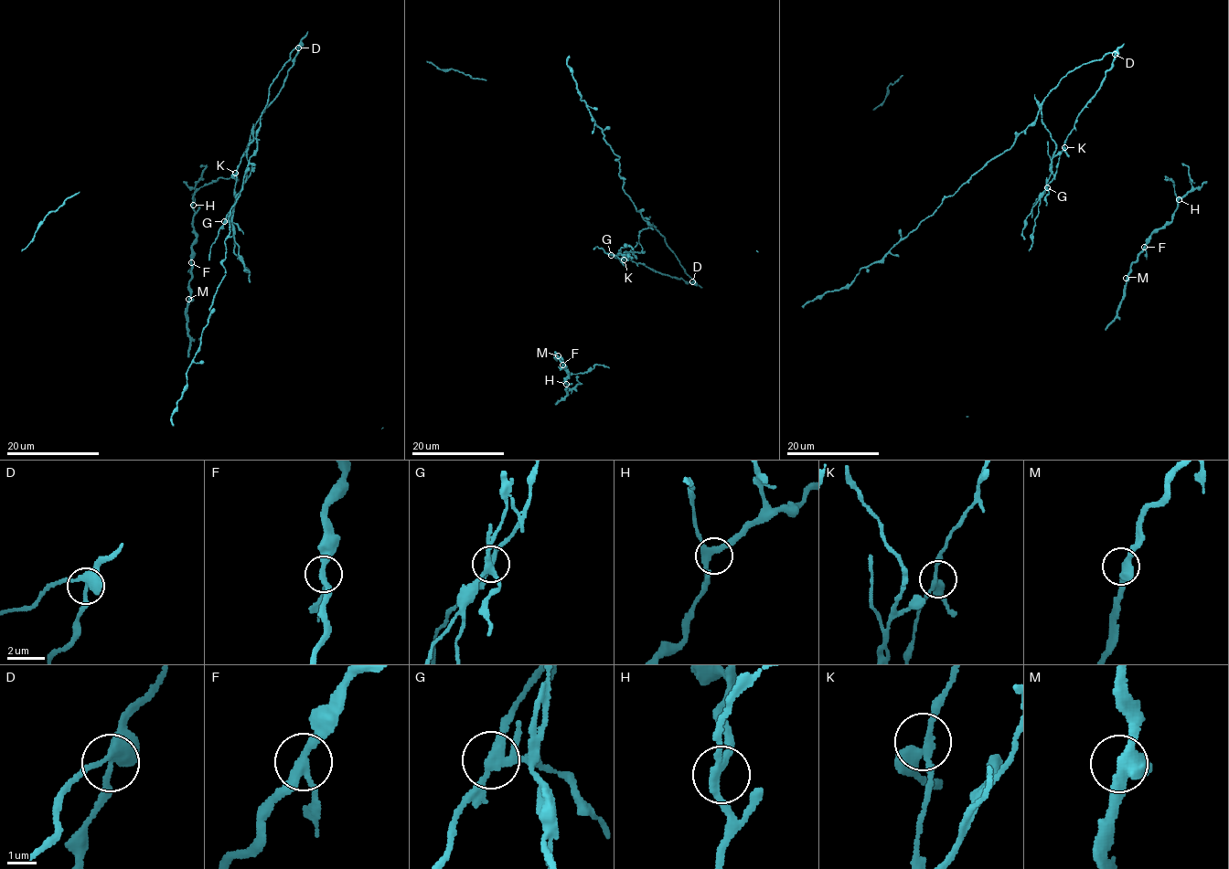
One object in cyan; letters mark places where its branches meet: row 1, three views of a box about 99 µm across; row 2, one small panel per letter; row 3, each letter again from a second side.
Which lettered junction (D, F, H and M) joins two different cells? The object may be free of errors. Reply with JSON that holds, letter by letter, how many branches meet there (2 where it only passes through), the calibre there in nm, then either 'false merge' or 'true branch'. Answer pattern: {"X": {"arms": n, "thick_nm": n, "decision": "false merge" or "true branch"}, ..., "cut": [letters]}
{"D": {"arms": 3, "thick_nm": 320, "decision": "false merge"}, "F": {"arms": 3, "thick_nm": 240, "decision": "true branch"}, "H": {"arms": 3, "thick_nm": 260, "decision": "true branch"}, "M": {"arms": 3, "thick_nm": 320, "decision": "true branch"}, "cut": ["D"]}

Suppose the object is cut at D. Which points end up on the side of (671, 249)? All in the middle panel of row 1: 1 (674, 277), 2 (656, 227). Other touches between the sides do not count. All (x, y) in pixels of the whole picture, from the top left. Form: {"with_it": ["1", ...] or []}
{"with_it": ["2"]}

